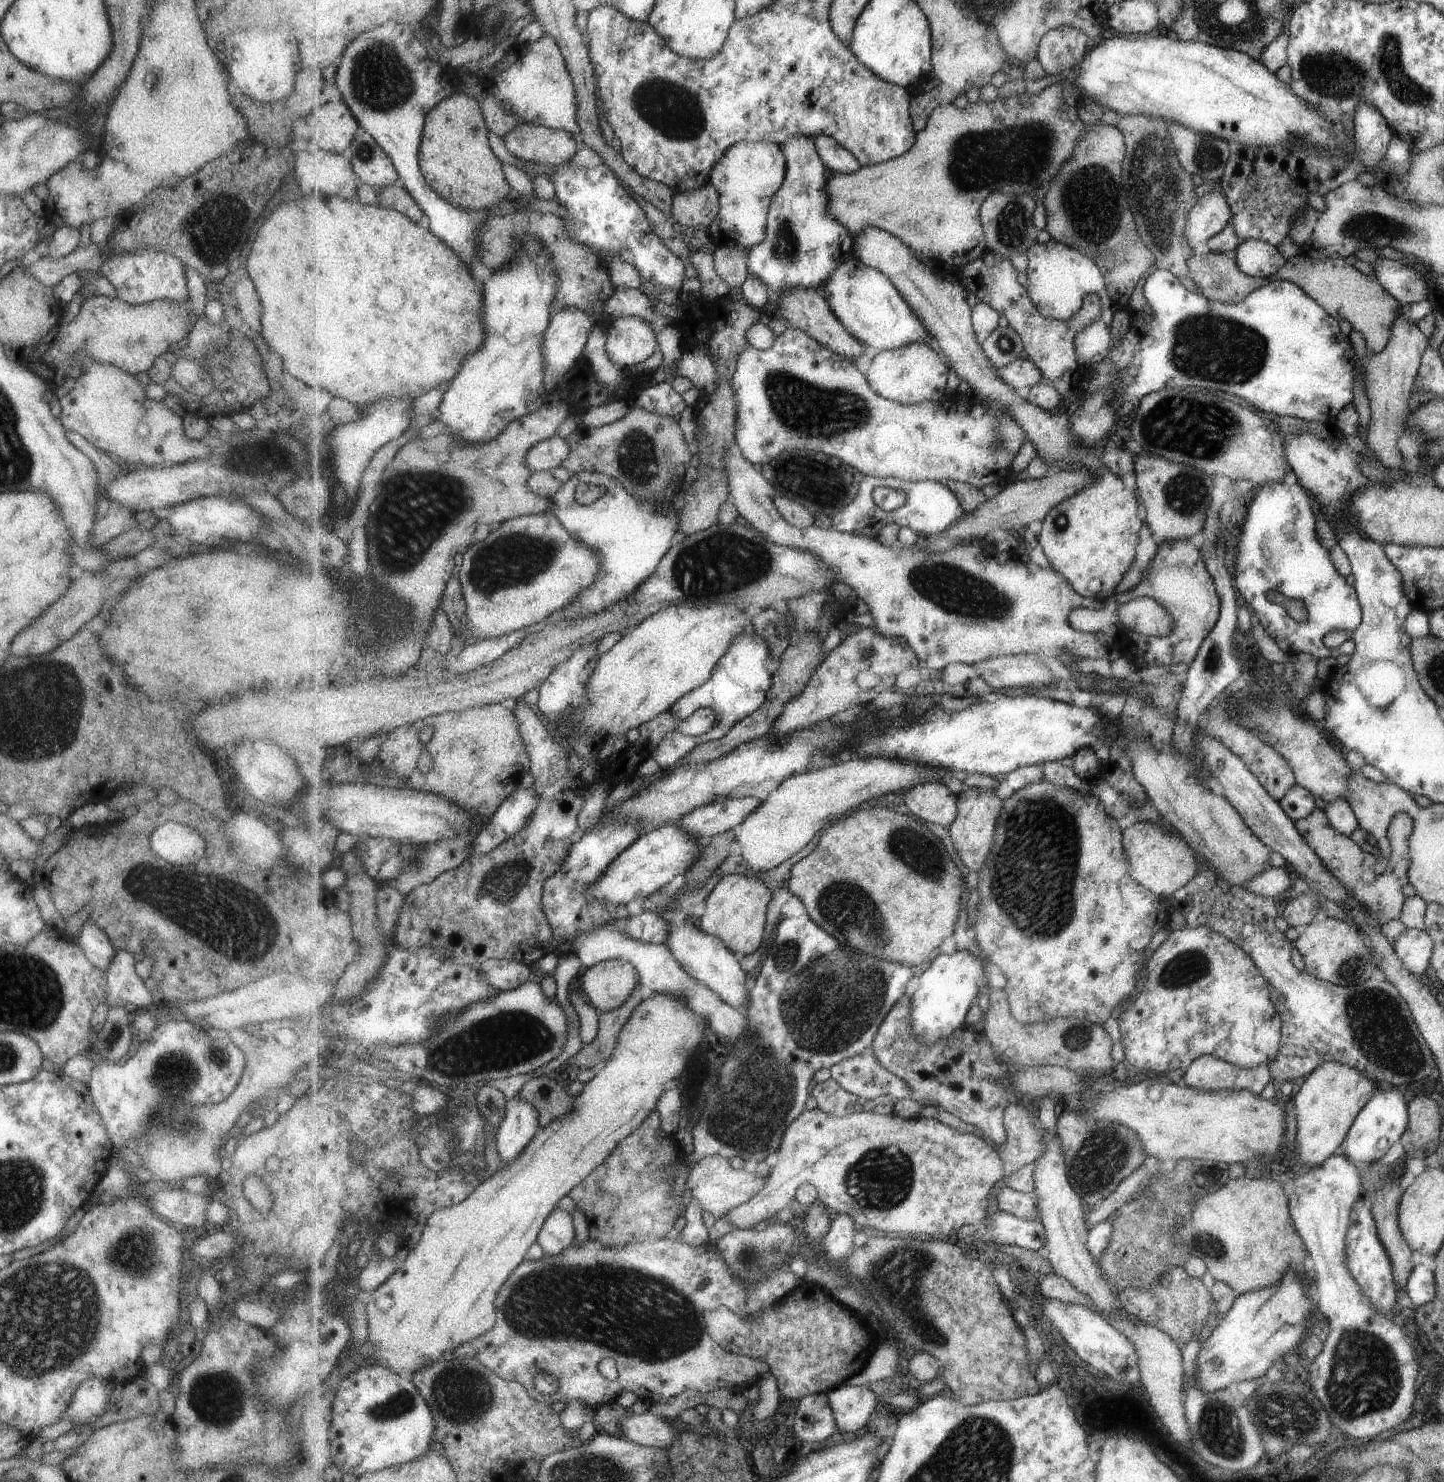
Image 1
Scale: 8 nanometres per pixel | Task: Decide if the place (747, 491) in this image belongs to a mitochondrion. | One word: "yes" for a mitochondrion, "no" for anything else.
no

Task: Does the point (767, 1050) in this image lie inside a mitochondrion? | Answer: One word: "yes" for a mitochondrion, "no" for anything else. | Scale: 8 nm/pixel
yes

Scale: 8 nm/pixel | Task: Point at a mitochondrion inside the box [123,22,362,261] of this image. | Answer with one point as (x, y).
(199, 219)

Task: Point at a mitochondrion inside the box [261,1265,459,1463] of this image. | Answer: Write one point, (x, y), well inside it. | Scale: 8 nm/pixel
(398, 1404)

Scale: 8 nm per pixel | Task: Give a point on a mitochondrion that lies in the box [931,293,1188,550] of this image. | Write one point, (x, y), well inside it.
(1061, 521)

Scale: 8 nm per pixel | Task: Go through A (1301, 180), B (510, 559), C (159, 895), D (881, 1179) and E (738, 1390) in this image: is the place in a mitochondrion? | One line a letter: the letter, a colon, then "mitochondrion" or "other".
A: other
B: mitochondrion
C: other
D: mitochondrion
E: other

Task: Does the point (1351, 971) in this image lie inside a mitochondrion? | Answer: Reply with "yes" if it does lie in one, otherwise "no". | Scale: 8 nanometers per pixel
yes

